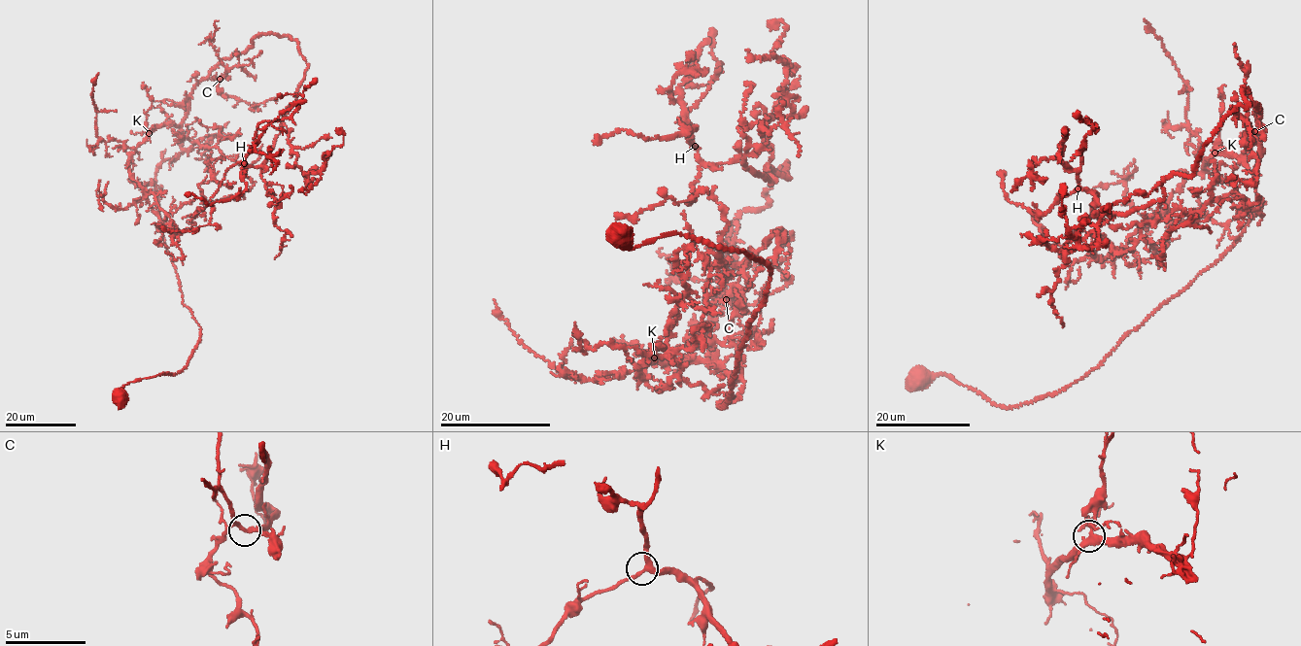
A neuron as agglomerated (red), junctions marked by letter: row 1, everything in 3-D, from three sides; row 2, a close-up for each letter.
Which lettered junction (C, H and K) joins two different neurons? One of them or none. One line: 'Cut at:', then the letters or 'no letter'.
Cut at: no letter

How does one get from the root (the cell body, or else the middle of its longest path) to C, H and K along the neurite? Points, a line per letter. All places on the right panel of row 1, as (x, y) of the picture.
C: (919, 378), (946, 375), (1012, 408), (1094, 369), (1263, 216), (1263, 127), (1254, 132)
H: (919, 378), (1012, 408), (1101, 365), (1263, 216), (1262, 111), (1245, 88), (1162, 200), (1107, 213), (1078, 188)
K: (919, 378), (946, 375), (1012, 408), (1101, 365), (1219, 257), (1249, 219), (1263, 216), (1255, 177), (1215, 152)

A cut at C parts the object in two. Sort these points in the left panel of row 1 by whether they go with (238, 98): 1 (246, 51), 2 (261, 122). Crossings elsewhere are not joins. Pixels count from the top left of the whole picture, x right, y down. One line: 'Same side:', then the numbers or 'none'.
Same side: none

